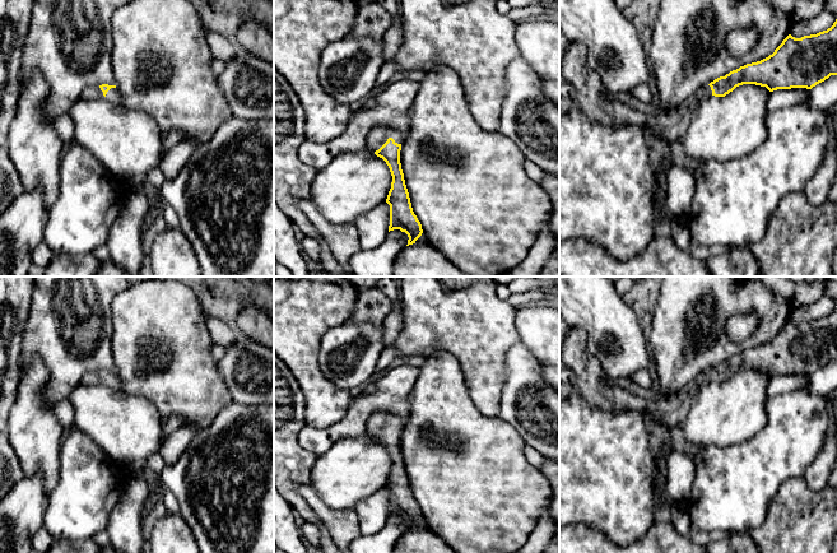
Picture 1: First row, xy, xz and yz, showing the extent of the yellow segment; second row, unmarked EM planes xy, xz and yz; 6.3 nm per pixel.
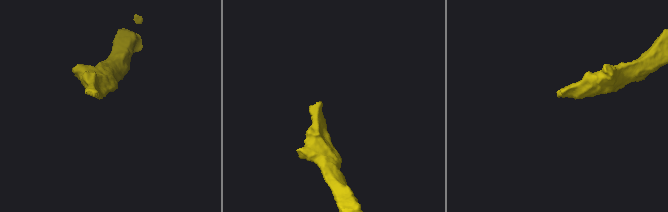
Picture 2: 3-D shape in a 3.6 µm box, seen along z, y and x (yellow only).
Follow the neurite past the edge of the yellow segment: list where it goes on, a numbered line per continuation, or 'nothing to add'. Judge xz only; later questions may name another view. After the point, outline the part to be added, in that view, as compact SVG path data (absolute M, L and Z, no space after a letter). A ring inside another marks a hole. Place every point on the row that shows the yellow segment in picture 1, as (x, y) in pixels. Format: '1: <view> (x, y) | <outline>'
1: xz (379, 135) | M376 126L371 130L367 138L367 145L373 150L378 150L389 138L392 138L397 144L403 144L406 138L406 133L401 133L386 126Z

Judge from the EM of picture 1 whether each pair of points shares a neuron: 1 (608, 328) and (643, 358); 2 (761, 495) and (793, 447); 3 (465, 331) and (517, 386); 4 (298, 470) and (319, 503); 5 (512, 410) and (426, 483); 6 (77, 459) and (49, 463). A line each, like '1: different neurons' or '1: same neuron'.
1: same neuron
2: same neuron
3: different neurons
4: different neurons
5: different neurons
6: different neurons

